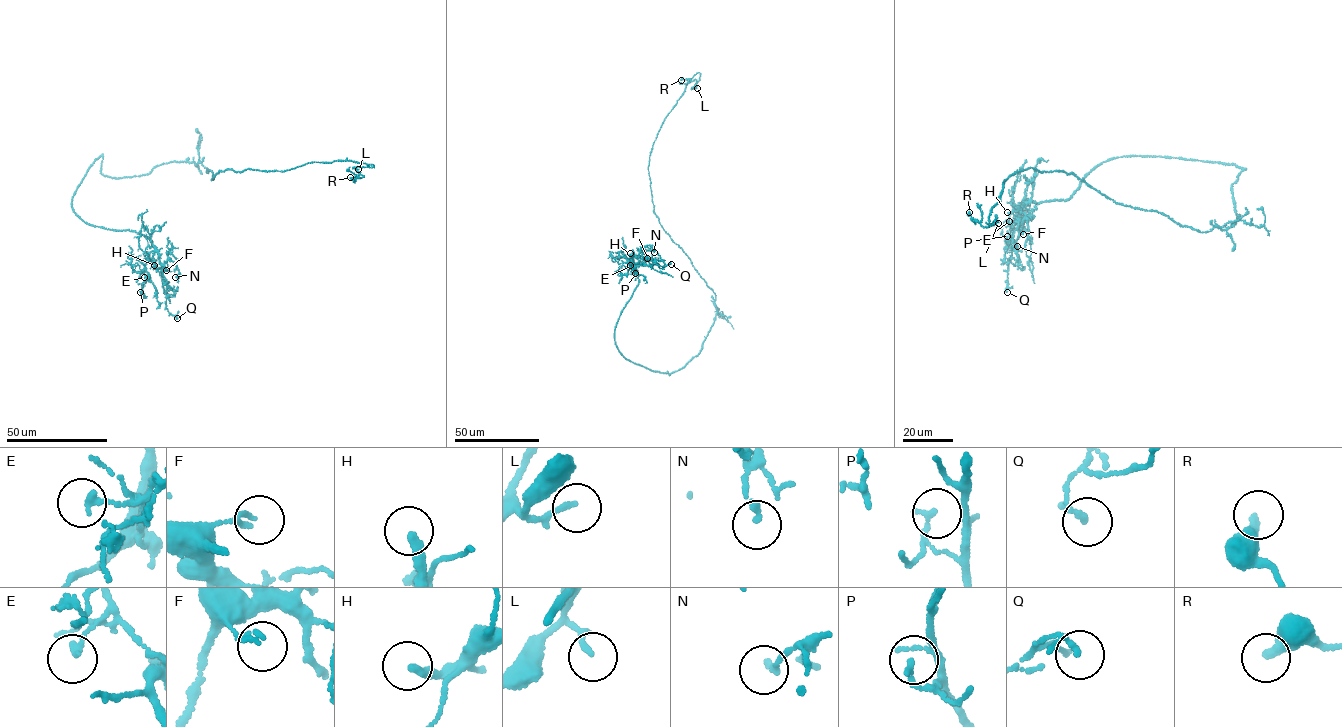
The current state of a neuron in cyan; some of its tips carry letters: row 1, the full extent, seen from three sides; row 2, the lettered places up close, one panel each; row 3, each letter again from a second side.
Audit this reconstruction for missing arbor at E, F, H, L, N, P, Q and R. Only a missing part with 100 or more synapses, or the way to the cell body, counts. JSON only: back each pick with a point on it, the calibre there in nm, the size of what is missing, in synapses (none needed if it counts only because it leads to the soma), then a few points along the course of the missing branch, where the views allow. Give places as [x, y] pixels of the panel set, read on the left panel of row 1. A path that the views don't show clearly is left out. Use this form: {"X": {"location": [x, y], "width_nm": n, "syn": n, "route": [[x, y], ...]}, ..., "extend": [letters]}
{"H": {"location": [154, 265], "width_nm": 280, "route": [[154, 265], [155, 293], [160, 298], [166, 293], [177, 272]]}, "extend": ["H"]}

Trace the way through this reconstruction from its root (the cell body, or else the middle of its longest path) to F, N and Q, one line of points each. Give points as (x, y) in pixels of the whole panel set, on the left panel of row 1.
F: (179, 161), (114, 178), (101, 173), (102, 154), (72, 202), (88, 224), (147, 237), (166, 270)
N: (179, 161), (114, 178), (101, 173), (102, 154), (72, 202), (88, 224), (147, 237), (175, 277)
Q: (179, 161), (114, 178), (101, 173), (102, 154), (72, 202), (88, 224), (152, 241), (166, 307), (177, 318)

